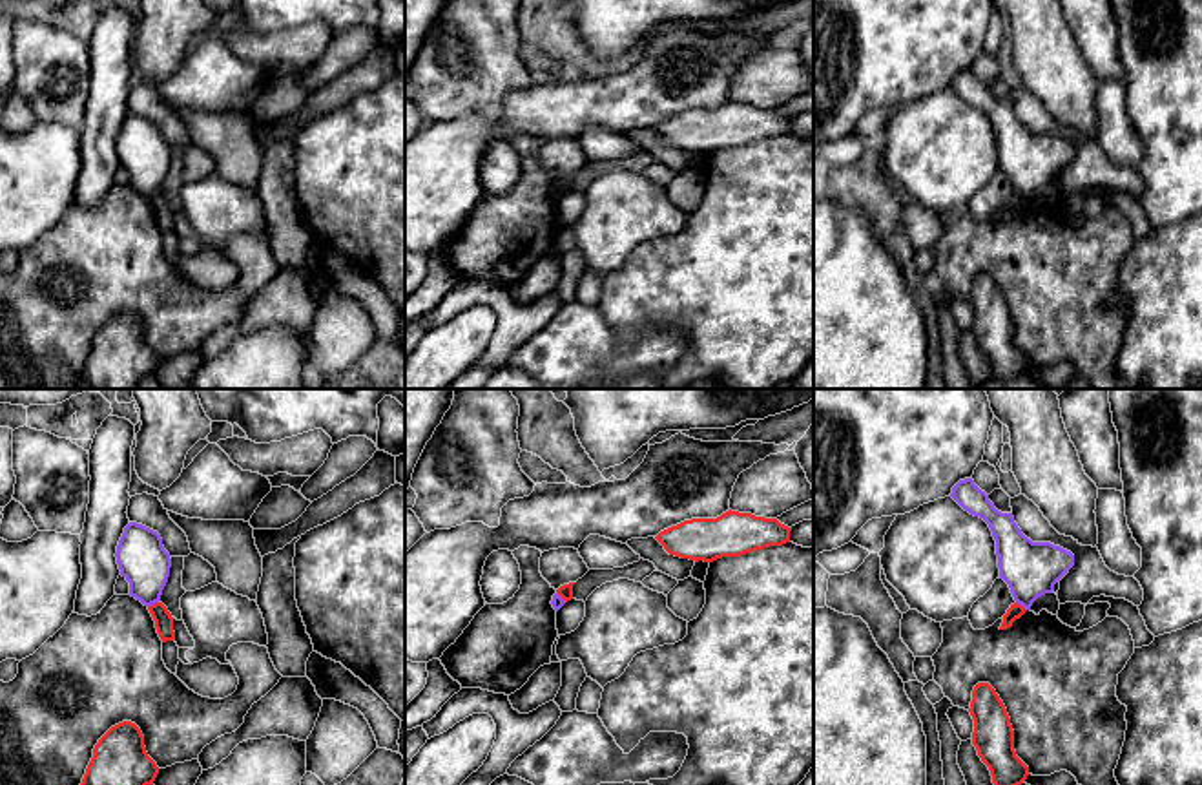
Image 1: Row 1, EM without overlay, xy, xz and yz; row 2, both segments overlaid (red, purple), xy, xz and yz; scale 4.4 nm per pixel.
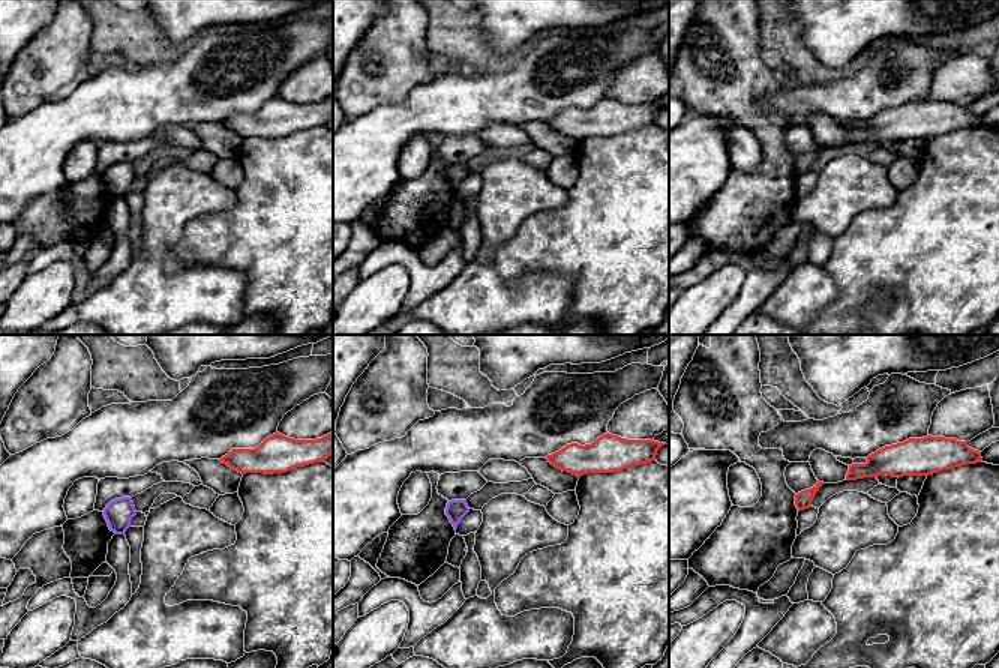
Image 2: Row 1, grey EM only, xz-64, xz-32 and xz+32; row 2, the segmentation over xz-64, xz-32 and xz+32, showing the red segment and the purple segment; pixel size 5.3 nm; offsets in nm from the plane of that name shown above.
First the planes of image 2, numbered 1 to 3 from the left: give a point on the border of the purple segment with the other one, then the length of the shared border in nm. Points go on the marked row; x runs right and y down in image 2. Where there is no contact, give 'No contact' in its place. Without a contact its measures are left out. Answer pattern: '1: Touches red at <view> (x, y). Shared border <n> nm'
1: No contact
2: No contact
3: No contact

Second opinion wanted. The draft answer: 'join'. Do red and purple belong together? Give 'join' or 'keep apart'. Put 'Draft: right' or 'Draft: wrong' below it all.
keep apart
Draft: wrong

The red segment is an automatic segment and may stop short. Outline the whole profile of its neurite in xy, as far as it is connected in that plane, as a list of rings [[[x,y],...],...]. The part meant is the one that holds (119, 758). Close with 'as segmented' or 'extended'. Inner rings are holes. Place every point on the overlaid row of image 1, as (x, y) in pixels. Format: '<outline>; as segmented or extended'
[[[122,721],[95,745],[80,785],[153,785],[157,774],[159,767],[146,752],[140,728]]]; as segmented

